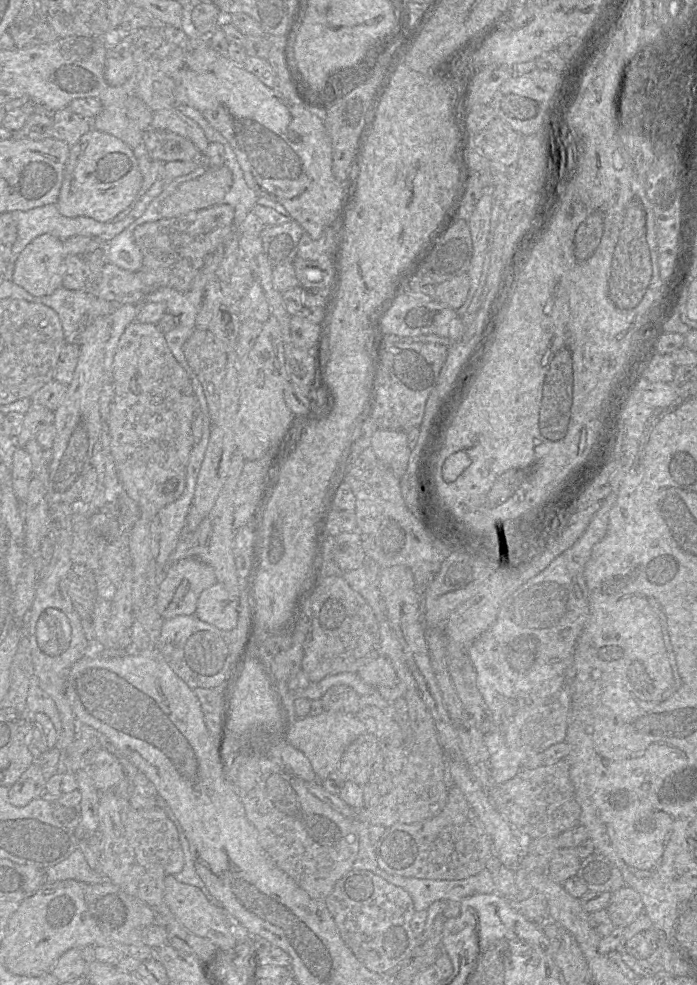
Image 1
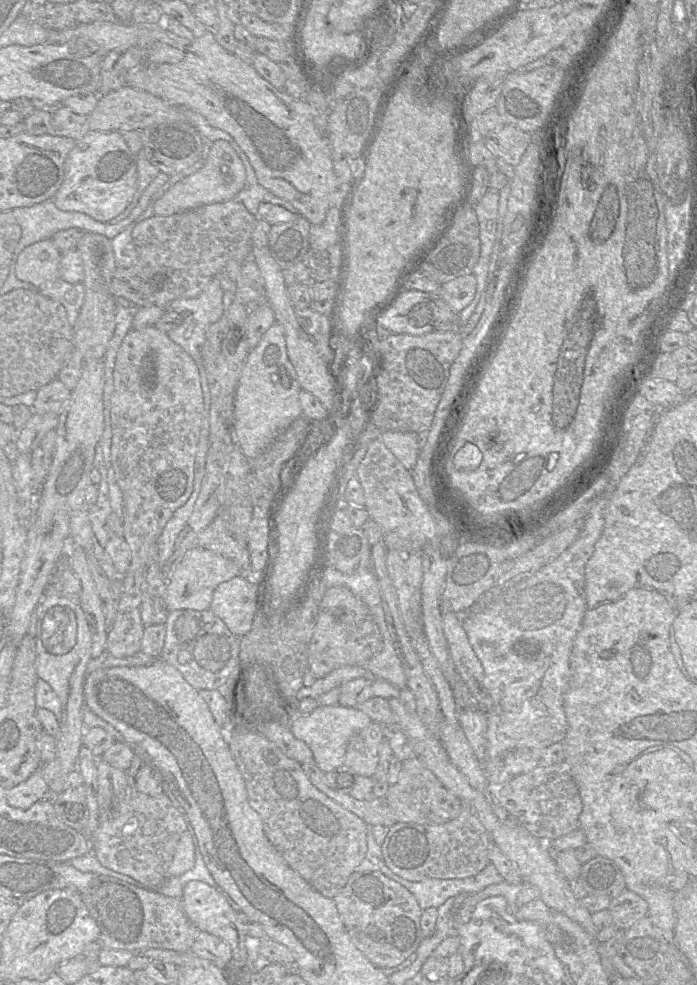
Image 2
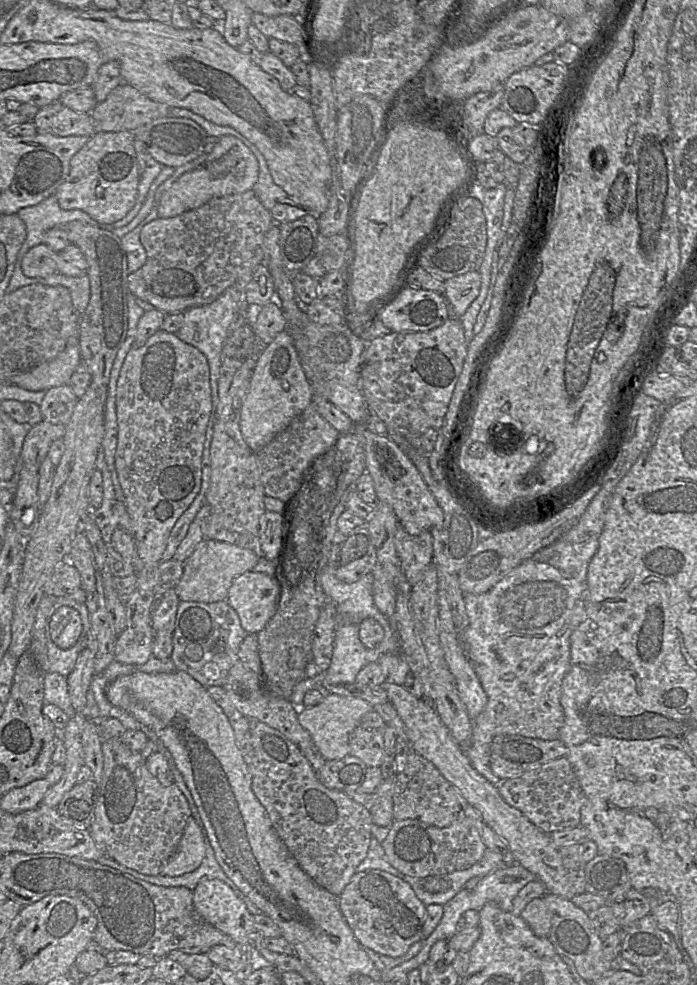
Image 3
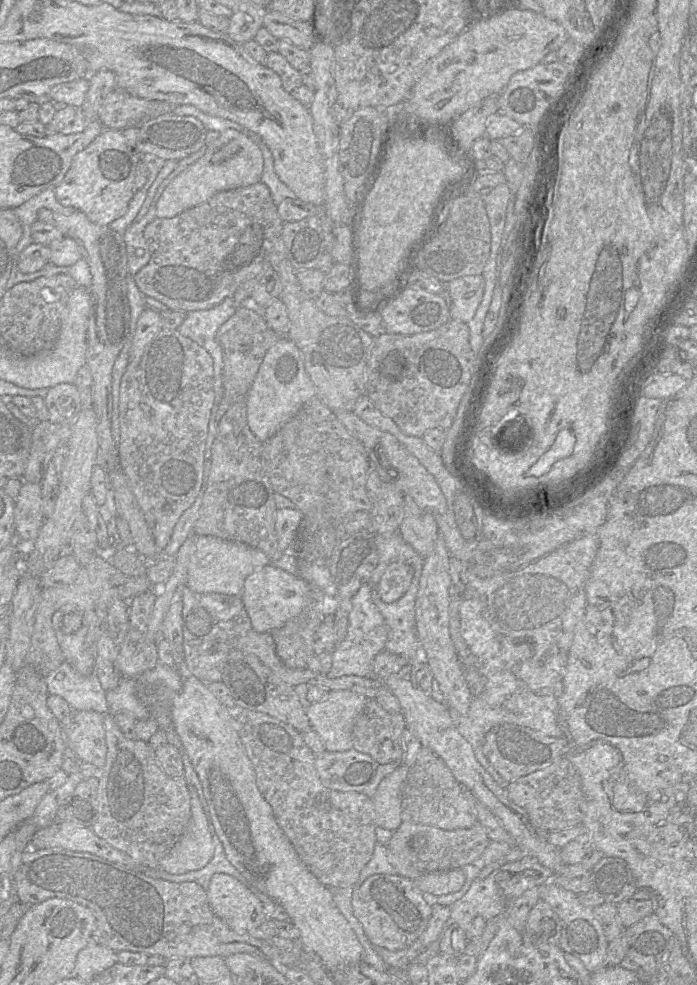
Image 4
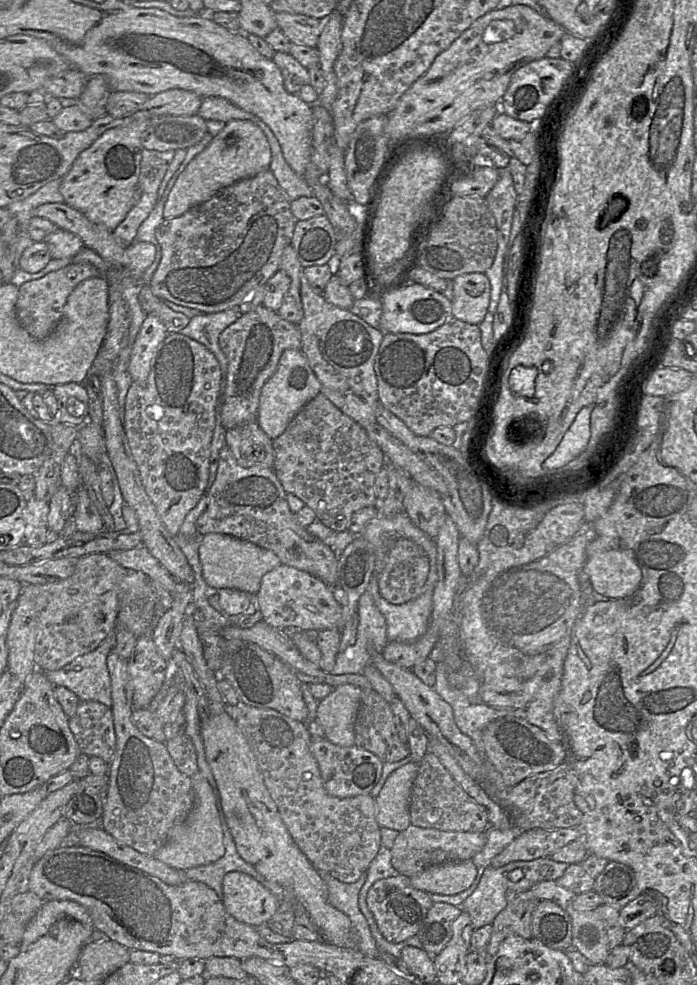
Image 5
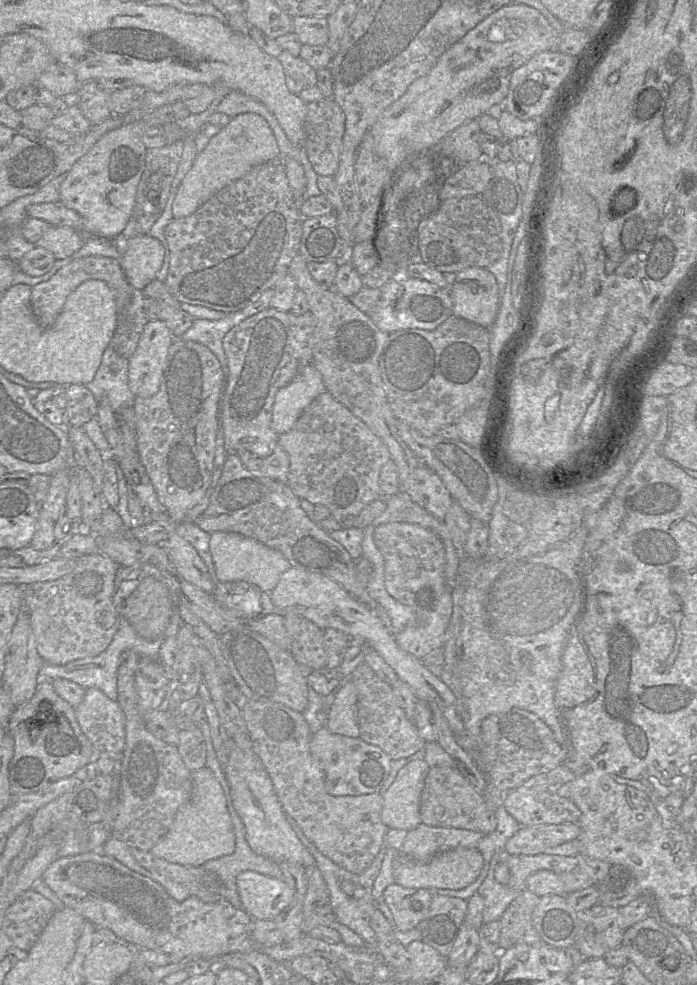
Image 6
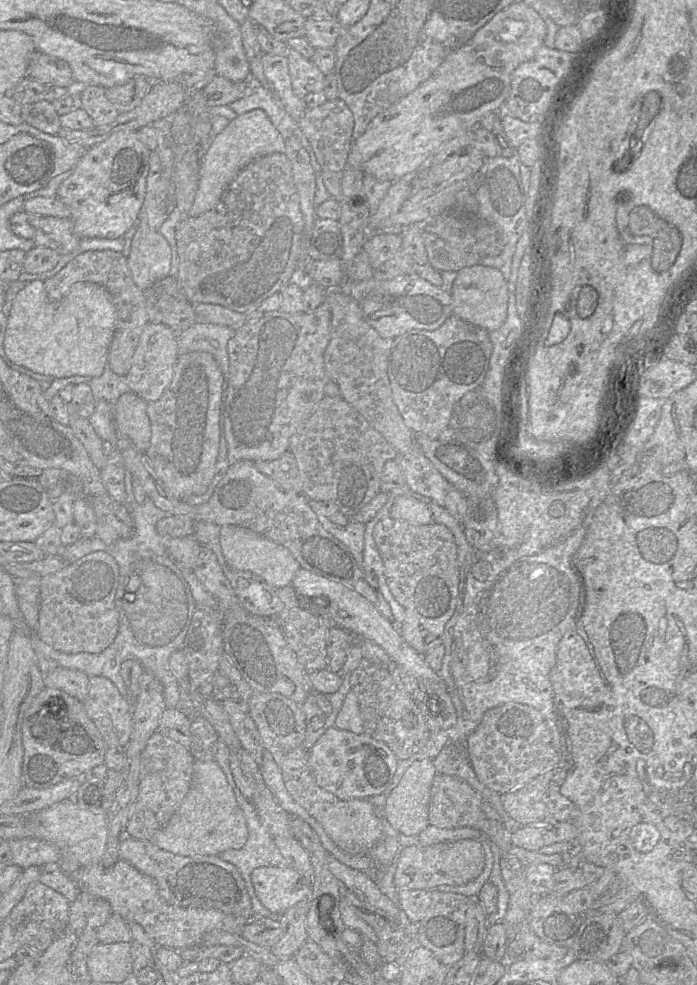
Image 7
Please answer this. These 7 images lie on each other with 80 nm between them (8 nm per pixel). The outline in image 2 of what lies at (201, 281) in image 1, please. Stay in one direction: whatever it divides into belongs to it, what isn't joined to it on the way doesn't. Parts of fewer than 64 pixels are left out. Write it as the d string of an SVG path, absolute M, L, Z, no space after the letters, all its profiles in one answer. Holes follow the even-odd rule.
M215 277L199 296L175 299L165 309L182 317L180 325L167 333L169 338L181 346L197 365L202 365L201 347L207 329L223 314L223 295L224 290Z

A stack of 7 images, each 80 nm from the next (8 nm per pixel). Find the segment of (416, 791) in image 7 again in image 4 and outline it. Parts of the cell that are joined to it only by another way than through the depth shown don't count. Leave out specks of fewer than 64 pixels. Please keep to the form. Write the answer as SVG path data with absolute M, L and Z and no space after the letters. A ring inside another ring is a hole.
M401 765L385 777L373 796L375 824L396 831L403 823L401 817L402 789L410 767Z

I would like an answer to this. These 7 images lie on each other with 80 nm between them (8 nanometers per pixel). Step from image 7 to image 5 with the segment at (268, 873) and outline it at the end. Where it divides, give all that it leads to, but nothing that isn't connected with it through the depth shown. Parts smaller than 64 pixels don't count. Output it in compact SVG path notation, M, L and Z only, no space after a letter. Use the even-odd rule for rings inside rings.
M232 871L222 882L221 900L236 920L253 927L265 925L279 910L278 898L252 876Z

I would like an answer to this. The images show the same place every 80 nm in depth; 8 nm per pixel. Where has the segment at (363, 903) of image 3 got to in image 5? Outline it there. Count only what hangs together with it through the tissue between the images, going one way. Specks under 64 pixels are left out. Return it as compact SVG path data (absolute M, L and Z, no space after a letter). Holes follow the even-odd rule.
M397 875L377 880L367 894L367 905L379 931L392 943L400 943L417 935L433 905L429 893L412 887L410 878Z

